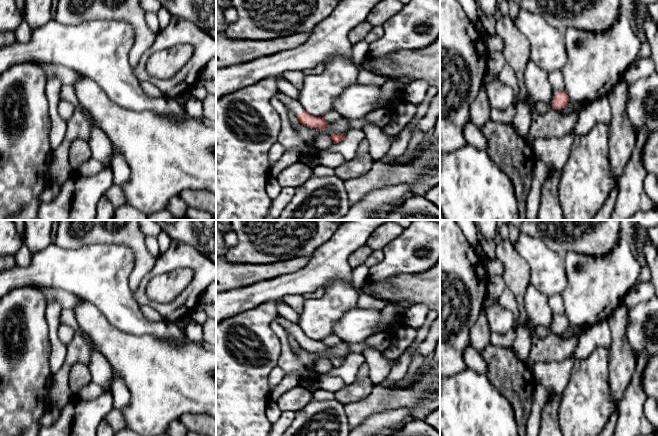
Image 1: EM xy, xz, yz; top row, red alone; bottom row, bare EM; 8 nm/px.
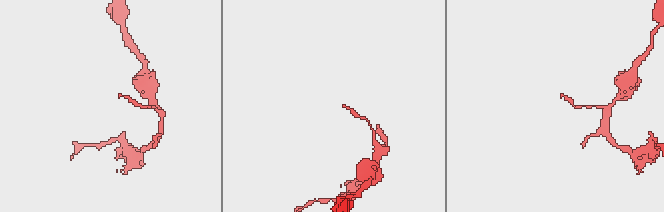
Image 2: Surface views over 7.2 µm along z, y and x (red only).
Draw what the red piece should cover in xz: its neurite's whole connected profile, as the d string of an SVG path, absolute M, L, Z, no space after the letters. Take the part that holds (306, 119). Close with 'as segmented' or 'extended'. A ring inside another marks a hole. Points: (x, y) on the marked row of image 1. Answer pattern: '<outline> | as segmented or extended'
M278 91L274 96L285 105L288 111L295 114L302 125L317 129L323 129L328 126L329 123L323 118L313 116L306 112L298 100L293 99L280 91Z | extended

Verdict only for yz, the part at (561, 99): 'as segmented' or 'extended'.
extended

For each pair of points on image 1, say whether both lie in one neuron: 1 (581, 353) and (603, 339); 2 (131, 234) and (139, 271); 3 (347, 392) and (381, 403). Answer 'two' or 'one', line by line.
1: one
2: one
3: two

